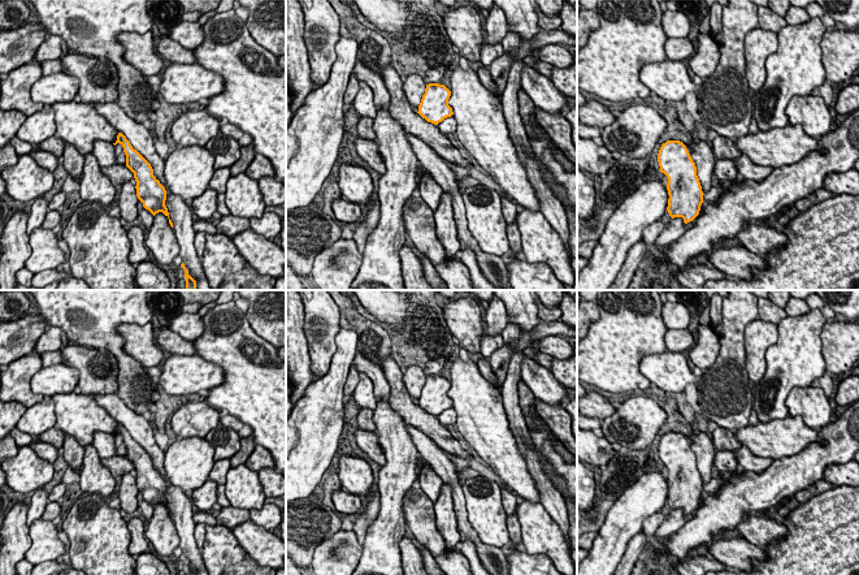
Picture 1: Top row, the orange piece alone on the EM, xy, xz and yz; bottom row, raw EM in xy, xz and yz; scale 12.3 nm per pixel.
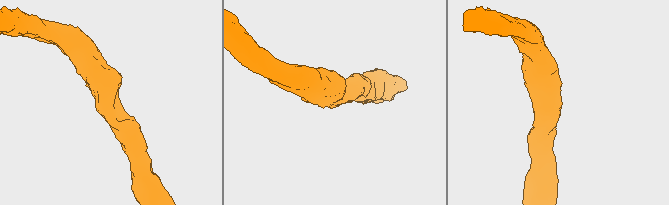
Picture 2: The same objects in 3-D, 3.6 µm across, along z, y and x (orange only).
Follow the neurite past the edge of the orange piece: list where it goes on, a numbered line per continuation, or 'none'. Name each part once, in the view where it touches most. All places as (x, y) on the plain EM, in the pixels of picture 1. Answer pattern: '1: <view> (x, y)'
1: xy (139, 428)

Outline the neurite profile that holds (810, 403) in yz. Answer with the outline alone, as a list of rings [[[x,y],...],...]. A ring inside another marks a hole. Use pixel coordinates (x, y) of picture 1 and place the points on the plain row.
[[[793,388],[785,405],[790,416],[801,416],[810,428],[824,428],[830,423],[832,407],[821,388]]]

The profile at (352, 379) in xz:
[[[351,366],[350,373],[343,388],[344,398],[348,398],[355,392],[355,388],[359,381],[359,371],[353,366]]]

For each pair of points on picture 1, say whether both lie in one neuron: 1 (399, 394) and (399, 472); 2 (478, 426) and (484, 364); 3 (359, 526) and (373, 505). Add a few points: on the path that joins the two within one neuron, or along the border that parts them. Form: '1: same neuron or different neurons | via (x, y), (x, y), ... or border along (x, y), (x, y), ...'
1: different neurons | border along (389, 387), (389, 403), (406, 423)
2: same neuron | via (478, 410), (478, 380)
3: same neuron | via (364, 521), (371, 510)

